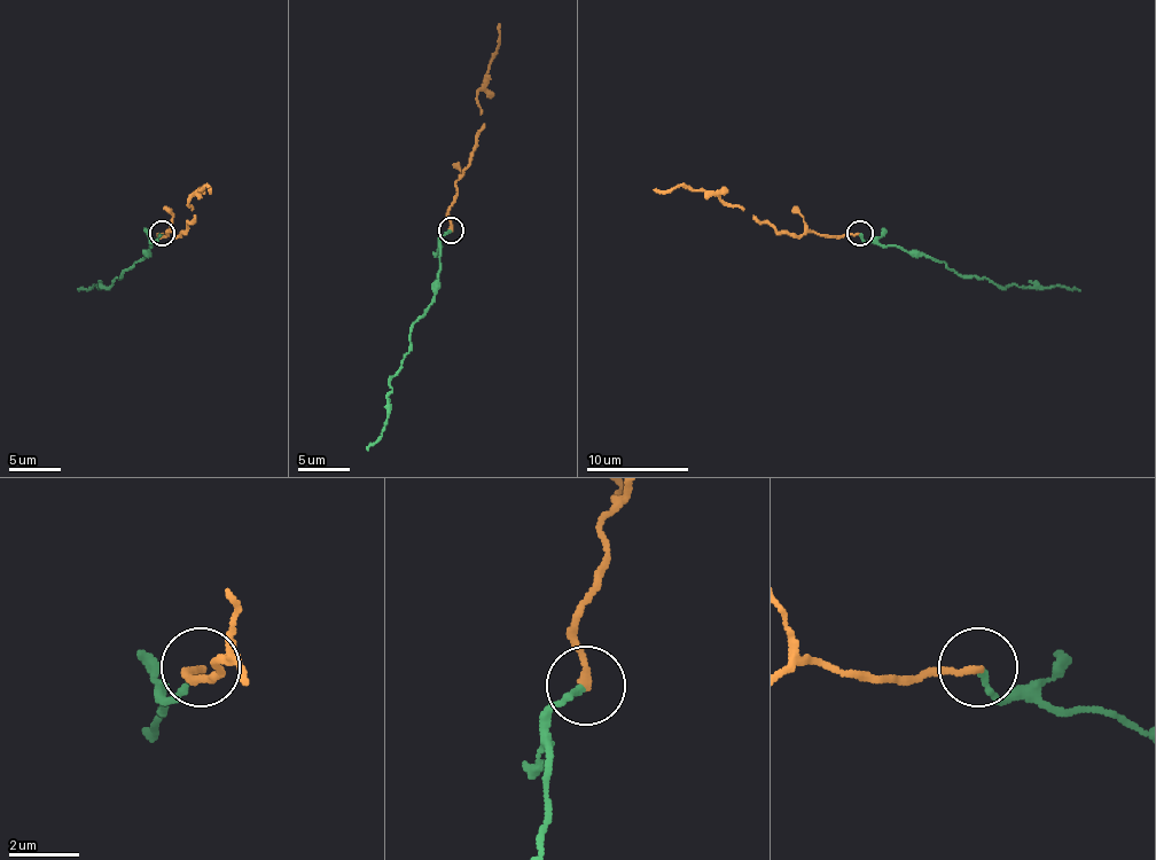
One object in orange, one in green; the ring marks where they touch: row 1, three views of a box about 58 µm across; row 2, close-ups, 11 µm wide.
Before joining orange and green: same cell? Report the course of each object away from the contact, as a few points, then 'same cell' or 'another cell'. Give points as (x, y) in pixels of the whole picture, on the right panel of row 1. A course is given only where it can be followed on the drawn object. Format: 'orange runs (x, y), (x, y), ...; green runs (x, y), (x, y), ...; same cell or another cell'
orange runs (860, 233), (778, 233), (715, 194), (678, 186), (665, 192), (653, 189); green runs (860, 235), (868, 243), (919, 250), (942, 260), (955, 273), (978, 276), (1001, 287), (1055, 287), (1080, 291); same cell

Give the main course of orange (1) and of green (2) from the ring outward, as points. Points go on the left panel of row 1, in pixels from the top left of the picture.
1: (162, 233), (158, 235), (185, 233), (195, 214), (187, 202), (208, 186), (210, 189)
2: (162, 235), (110, 287), (100, 283), (79, 291)

